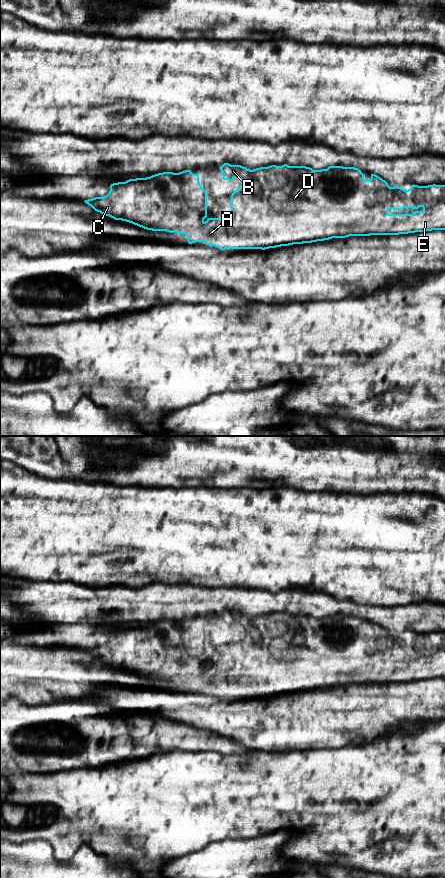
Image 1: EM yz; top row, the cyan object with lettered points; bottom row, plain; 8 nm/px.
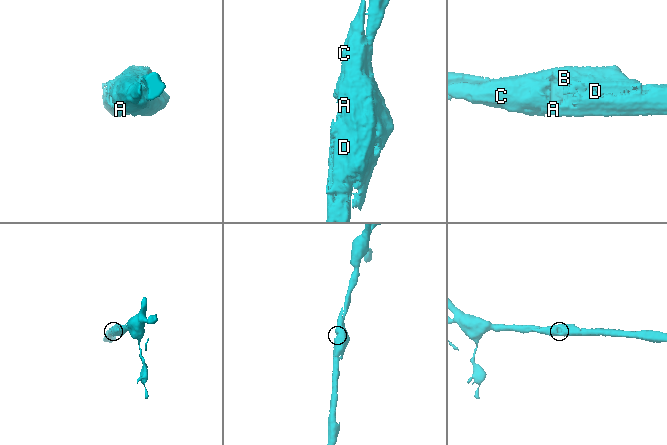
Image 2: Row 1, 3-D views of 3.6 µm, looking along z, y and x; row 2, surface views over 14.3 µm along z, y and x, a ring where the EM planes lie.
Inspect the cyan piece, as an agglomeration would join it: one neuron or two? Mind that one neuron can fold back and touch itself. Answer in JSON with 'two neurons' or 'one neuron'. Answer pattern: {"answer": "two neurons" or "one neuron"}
{"answer": "one neuron"}

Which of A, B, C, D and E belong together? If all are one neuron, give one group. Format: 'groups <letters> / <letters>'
groups A B C D E

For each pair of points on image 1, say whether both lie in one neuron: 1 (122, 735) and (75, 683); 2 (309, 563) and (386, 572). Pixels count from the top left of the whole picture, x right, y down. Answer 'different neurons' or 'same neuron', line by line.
1: different neurons
2: same neuron

